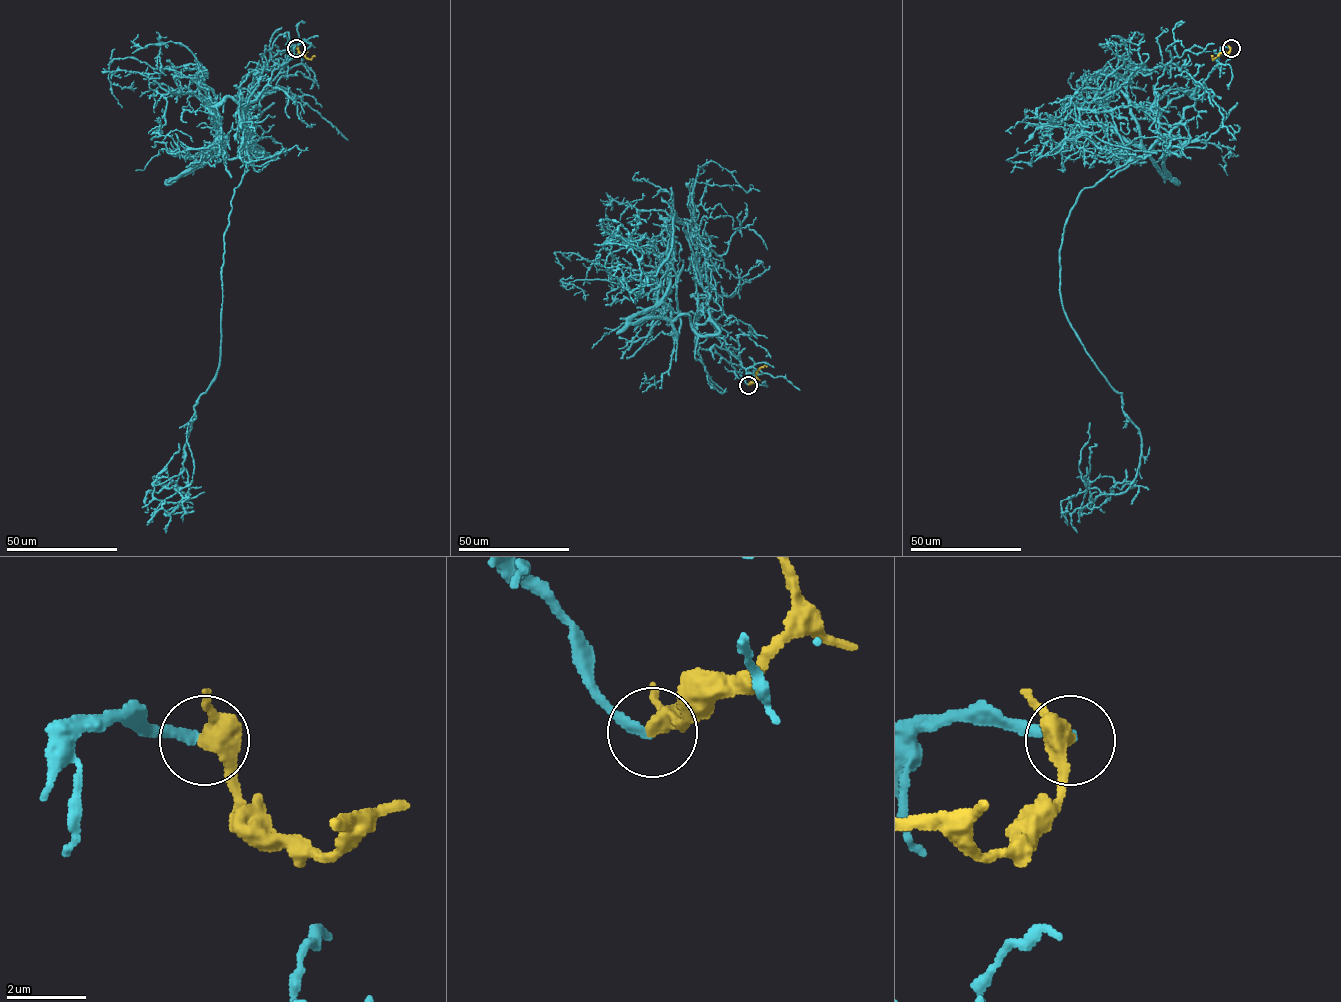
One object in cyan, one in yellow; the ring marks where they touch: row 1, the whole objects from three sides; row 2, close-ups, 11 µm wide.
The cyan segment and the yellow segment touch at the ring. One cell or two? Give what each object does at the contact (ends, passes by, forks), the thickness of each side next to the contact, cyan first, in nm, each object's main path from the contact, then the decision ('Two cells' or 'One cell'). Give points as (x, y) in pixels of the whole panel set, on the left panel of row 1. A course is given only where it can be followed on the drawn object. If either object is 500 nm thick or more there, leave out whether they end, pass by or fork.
At the ring cyan ends. At the ring yellow passes by. Thickness 260 nm (cyan) against 440 nm. Course of cyan: (297, 48), (243, 109), (258, 158), (224, 236), (220, 364), (194, 407), (190, 495), (157, 500), (178, 444). Course of yellow: (297, 48), (309, 59), (315, 55). One cell

